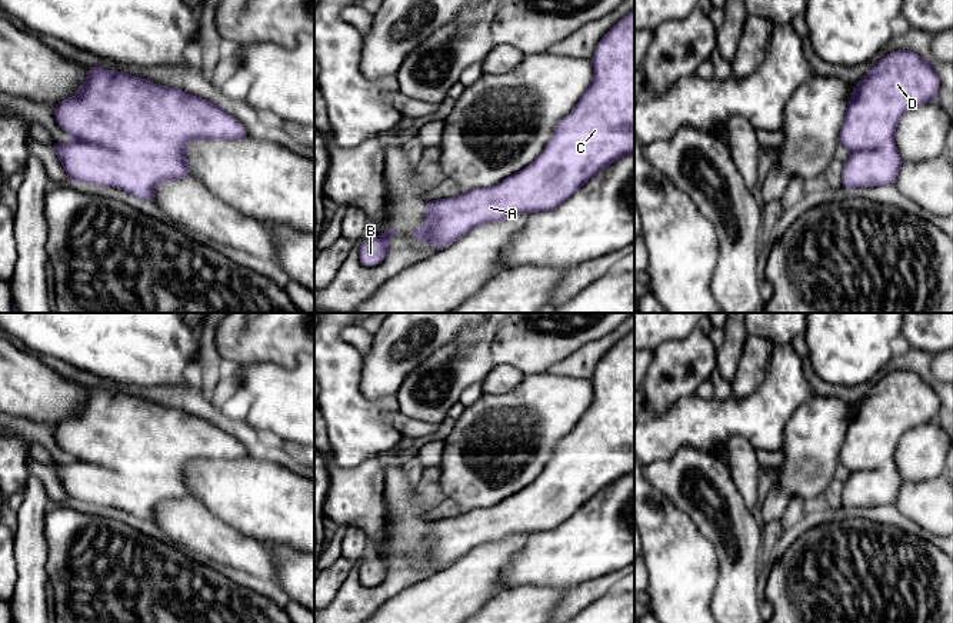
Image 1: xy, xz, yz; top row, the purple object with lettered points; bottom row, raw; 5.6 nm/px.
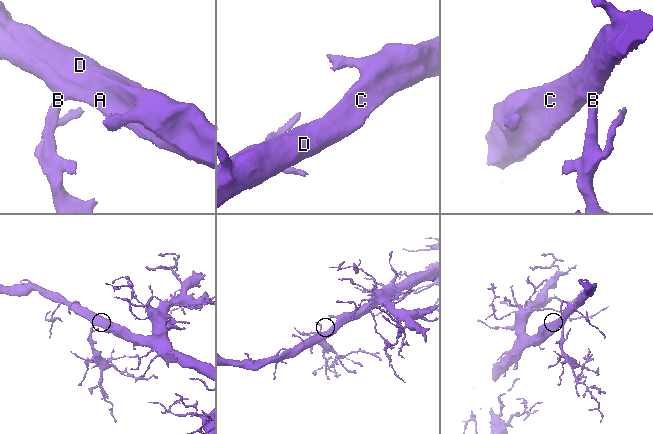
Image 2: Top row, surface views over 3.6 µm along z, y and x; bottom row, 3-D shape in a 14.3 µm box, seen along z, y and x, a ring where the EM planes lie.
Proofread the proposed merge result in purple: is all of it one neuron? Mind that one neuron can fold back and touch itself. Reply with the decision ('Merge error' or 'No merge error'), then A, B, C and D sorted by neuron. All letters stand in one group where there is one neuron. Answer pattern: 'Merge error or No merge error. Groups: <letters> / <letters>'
No merge error. Groups: A B C D

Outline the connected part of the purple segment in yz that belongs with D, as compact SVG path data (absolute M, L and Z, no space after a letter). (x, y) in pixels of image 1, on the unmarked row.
M896 370L853 407L839 463L850 473L843 486L842 512L896 502L903 484L894 453L903 434L937 419L936 387L912 370Z

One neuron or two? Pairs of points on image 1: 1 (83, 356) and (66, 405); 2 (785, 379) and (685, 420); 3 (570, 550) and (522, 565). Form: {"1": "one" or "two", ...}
{"1": "two", "2": "one", "3": "one"}

